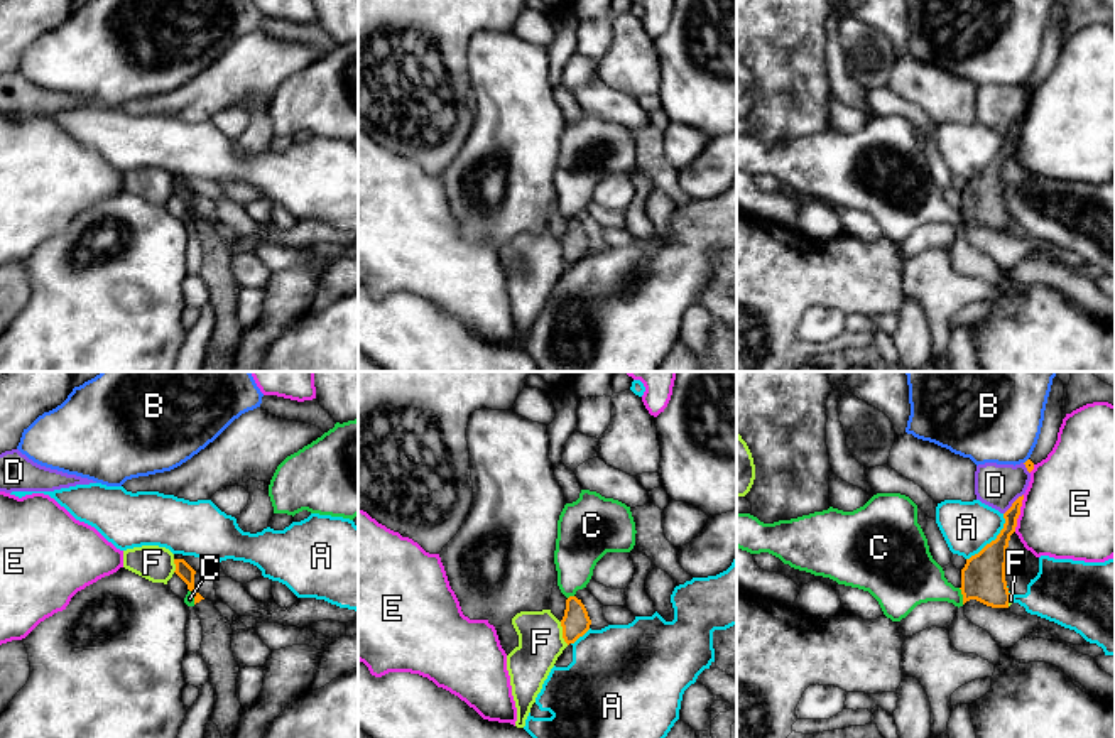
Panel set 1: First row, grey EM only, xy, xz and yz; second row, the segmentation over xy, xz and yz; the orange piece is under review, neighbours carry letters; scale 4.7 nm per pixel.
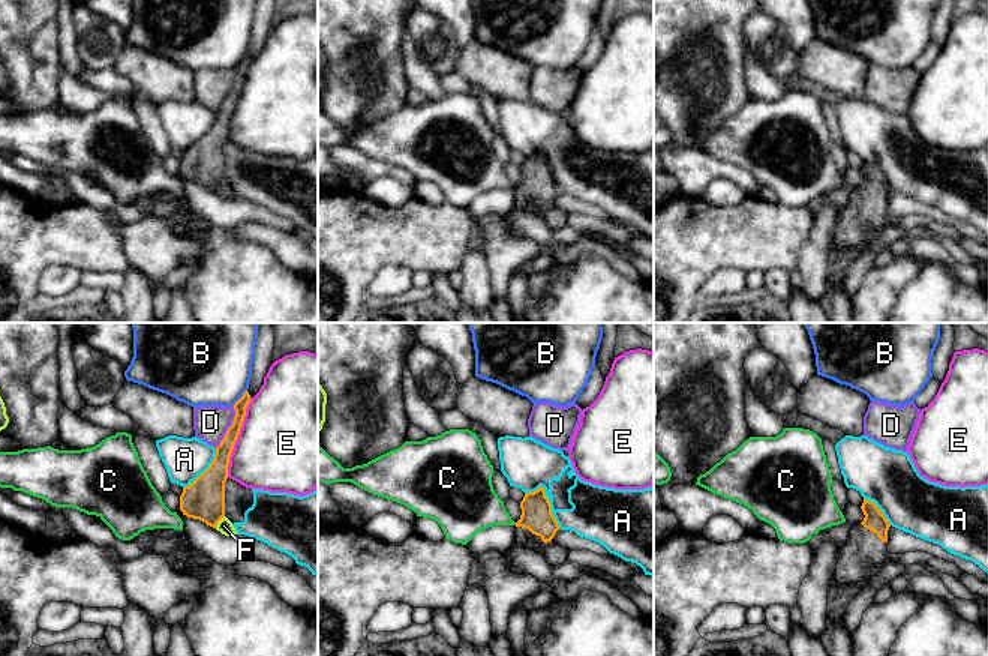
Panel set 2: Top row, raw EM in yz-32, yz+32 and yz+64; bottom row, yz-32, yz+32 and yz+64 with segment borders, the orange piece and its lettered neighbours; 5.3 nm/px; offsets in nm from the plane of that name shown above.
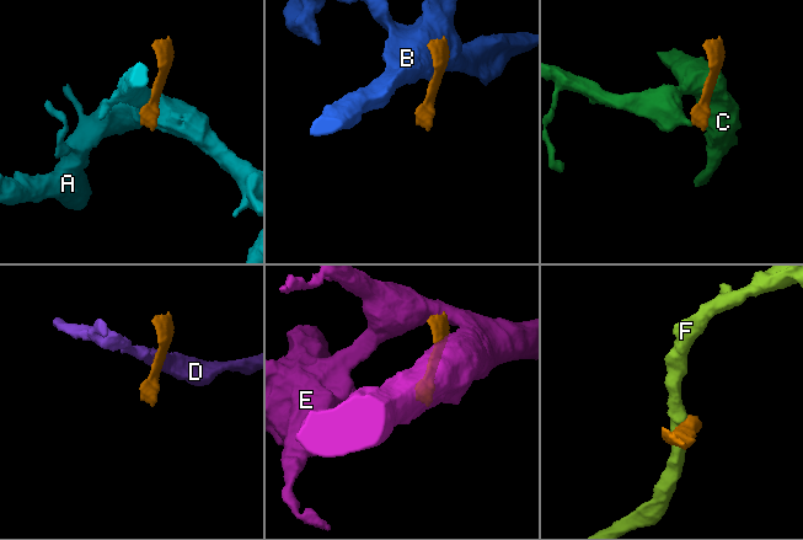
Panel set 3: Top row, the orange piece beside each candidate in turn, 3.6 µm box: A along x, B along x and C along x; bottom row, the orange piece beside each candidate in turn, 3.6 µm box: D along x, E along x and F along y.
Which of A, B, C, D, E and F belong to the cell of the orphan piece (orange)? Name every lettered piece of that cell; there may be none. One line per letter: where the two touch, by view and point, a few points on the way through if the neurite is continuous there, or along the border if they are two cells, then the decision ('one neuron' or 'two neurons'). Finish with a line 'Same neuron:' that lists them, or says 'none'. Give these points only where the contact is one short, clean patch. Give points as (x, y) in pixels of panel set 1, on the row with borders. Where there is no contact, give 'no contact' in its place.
A: meets orange in yz at (992, 541); two neurons
B: meets orange in yz at (1026, 461); two neurons
C: meets orange in yz at (963, 596); border along yz (958, 588), (963, 603); two neurons
D: meets orange in yz at (1012, 504); border along yz (1022, 493), (1004, 514); two neurons
E: meets orange in yz at (1019, 514); two neurons
F: meets orange in xz at (563, 634); border along xz (560, 622), (563, 639), (568, 644); two neurons
Same neuron: none

